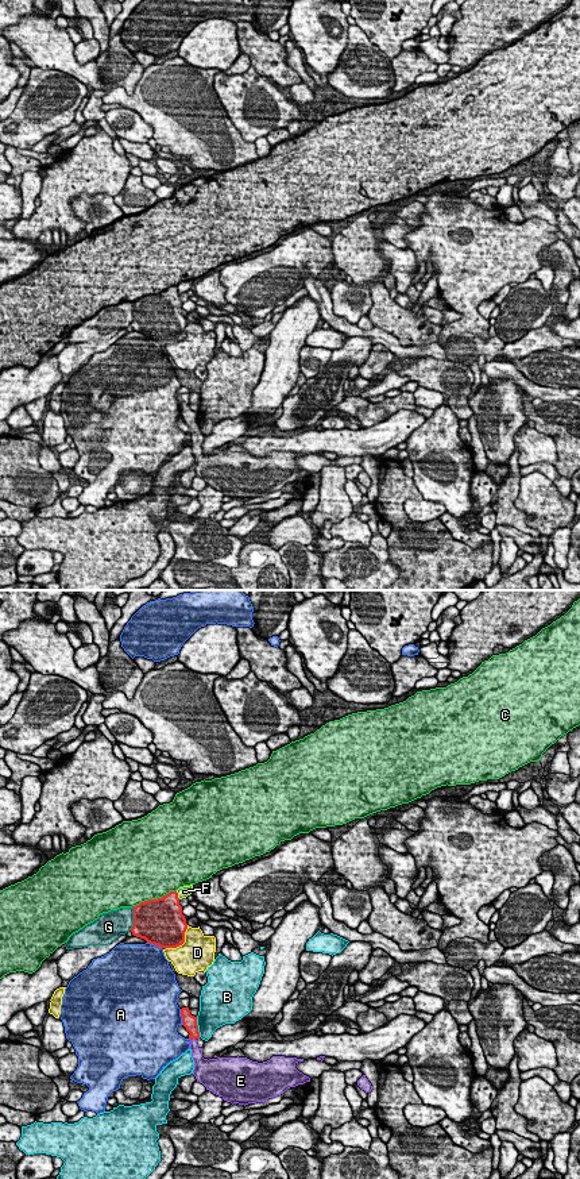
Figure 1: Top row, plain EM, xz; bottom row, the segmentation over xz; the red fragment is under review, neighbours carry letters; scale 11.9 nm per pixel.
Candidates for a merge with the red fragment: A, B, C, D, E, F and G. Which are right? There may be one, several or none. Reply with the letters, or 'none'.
E

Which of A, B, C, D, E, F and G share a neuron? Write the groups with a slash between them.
A / B / C / D / E / F / G

